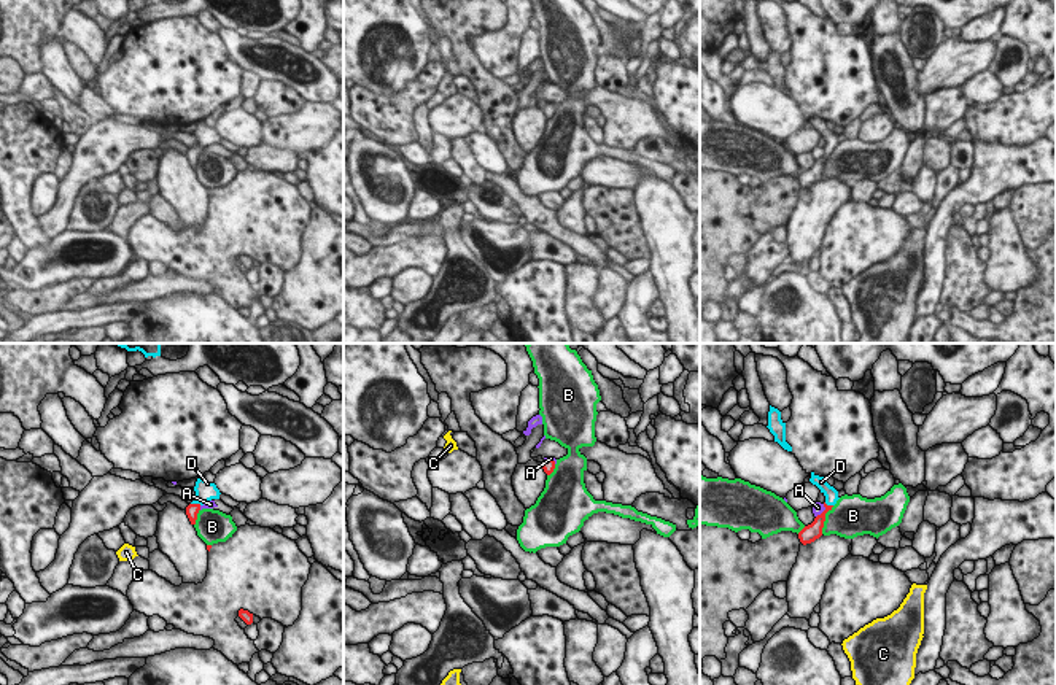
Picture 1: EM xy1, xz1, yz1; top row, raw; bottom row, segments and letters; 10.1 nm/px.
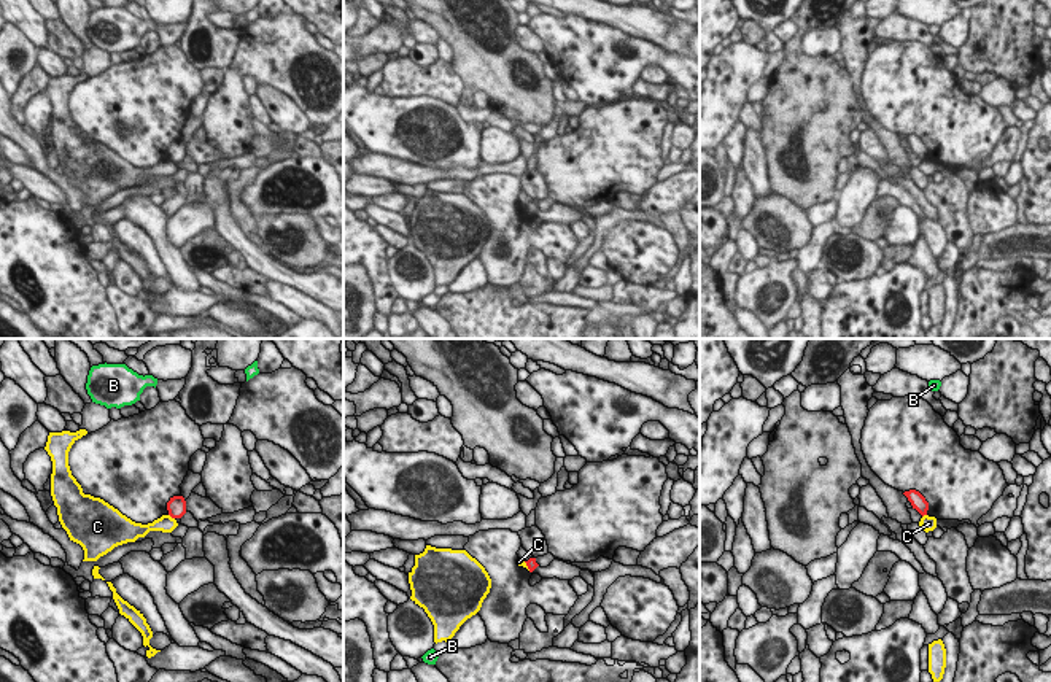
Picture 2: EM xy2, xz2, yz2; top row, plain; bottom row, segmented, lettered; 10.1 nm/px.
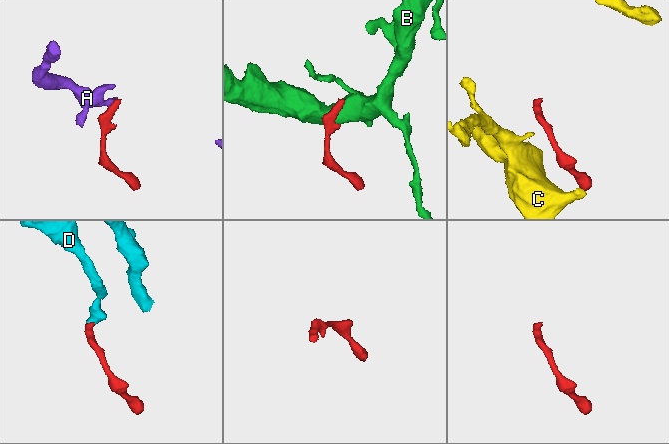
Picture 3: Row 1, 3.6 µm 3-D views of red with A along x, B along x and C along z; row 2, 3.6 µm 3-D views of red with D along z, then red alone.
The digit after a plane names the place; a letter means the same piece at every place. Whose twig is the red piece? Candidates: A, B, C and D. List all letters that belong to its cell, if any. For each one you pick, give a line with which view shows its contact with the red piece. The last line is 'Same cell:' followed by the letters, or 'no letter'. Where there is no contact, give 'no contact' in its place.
D: contact in xy1
Same cell: D

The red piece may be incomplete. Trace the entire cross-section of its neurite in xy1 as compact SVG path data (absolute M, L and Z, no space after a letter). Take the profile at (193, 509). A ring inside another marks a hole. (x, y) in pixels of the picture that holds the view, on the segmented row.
M197 478L194 491L196 499L186 507L191 524L196 524L200 507L212 499L219 499L221 494L215 483L208 483L204 478Z

